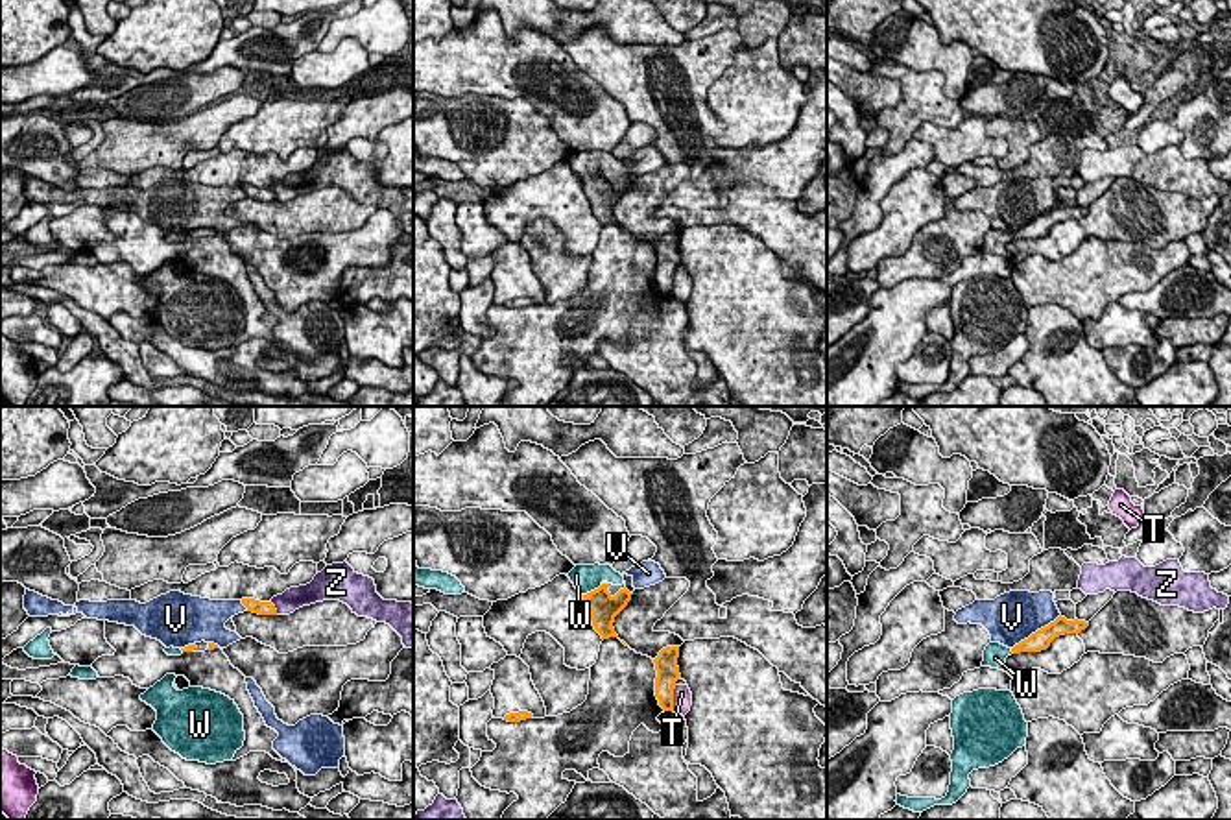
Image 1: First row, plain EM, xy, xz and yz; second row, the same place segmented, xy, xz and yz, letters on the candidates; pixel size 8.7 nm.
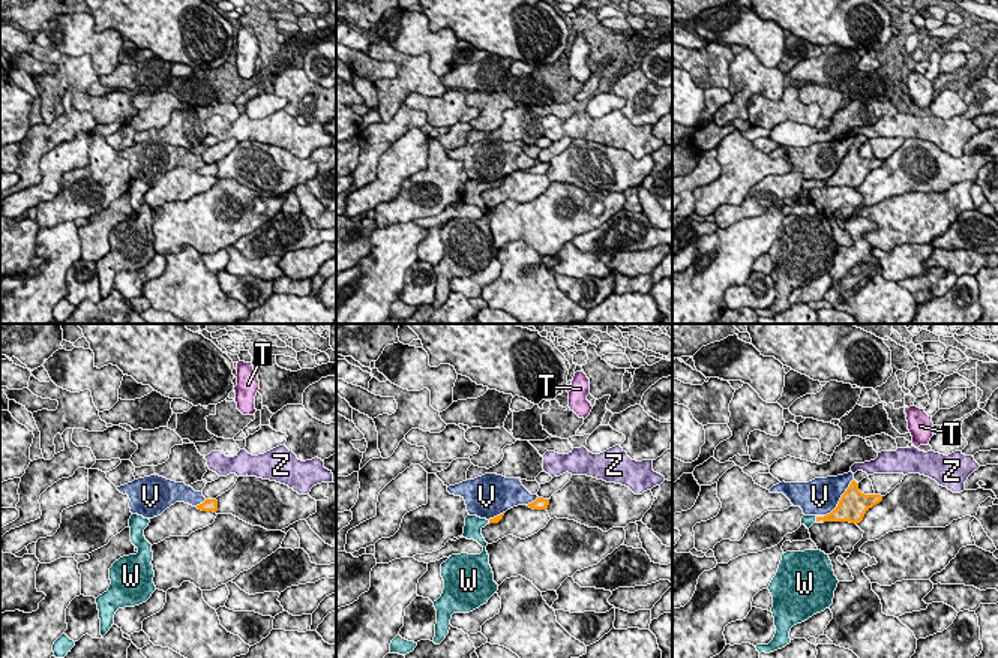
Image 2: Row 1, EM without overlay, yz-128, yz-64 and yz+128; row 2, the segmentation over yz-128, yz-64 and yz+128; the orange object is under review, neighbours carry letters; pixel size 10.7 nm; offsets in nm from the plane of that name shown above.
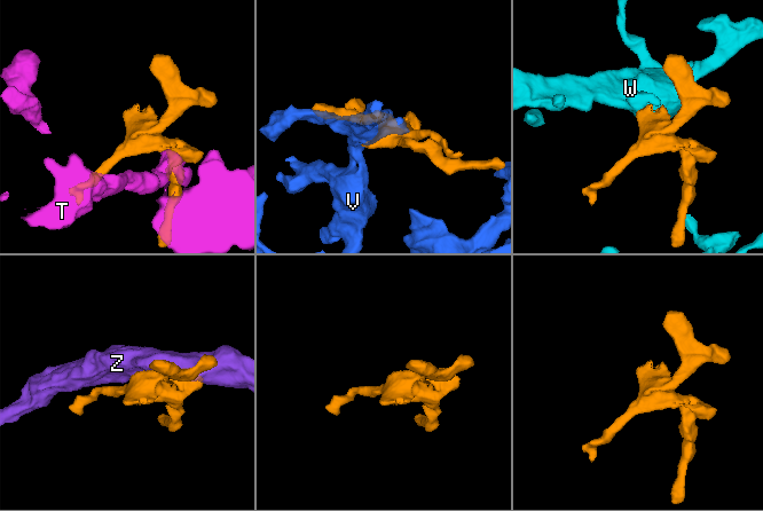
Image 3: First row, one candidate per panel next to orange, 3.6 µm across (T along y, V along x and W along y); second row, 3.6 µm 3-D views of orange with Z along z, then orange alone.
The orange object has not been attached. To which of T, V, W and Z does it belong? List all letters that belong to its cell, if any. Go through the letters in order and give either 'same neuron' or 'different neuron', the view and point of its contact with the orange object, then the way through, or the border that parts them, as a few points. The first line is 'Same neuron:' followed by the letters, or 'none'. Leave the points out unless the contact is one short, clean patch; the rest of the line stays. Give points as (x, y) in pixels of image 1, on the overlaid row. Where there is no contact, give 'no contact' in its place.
Same neuron: W
T: different neuron | xz (672, 699)
V: different neuron | yz (1038, 630)
W: same neuron | xz (595, 590) | across xz (602, 608), (595, 590), (585, 578)
Z: different neuron | xy (274, 608)

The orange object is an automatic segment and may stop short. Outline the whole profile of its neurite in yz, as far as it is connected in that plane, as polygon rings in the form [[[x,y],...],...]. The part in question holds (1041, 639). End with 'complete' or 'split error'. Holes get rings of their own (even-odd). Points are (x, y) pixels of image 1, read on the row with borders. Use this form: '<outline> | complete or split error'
[[[1058,617],[1054,622],[1048,626],[1037,630],[1032,633],[1028,639],[1021,641],[1013,648],[1008,648],[1000,643],[989,643],[984,650],[984,661],[982,667],[991,667],[1008,672],[1006,669],[1006,657],[1011,654],[1021,654],[1021,652],[1041,652],[1050,646],[1050,643],[1065,633],[1080,633],[1085,630],[1089,622],[1085,621],[1067,621],[1065,617]]] | split error

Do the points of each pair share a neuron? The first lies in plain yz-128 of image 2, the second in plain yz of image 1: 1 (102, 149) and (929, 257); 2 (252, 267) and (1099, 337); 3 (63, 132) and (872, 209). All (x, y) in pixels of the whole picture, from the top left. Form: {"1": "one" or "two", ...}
{"1": "one", "2": "one", "3": "one"}

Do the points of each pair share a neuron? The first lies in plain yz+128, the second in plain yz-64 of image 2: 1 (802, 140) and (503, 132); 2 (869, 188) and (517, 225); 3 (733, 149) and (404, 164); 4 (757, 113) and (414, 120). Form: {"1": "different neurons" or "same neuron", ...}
{"1": "same neuron", "2": "different neurons", "3": "same neuron", "4": "different neurons"}

